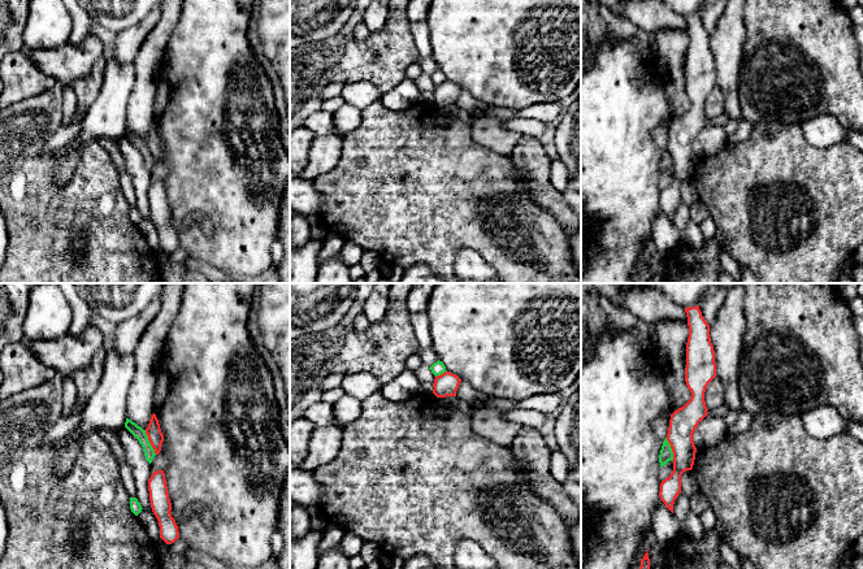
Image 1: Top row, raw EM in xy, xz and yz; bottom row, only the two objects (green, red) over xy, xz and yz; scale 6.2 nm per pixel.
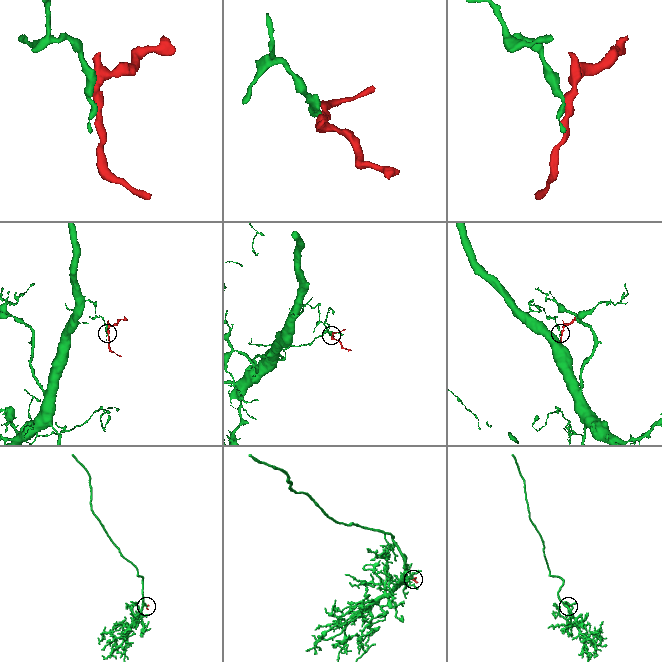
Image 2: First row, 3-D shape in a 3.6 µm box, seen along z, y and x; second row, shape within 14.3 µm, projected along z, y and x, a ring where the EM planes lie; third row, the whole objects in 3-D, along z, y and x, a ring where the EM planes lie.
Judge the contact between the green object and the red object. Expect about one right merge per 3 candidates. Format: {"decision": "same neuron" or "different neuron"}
{"decision": "different neuron"}

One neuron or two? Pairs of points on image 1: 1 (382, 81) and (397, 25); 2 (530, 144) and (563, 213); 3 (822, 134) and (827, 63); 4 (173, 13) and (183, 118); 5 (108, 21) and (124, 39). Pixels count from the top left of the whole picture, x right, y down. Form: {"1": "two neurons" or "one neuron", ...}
{"1": "one neuron", "2": "one neuron", "3": "two neurons", "4": "two neurons", "5": "two neurons"}

